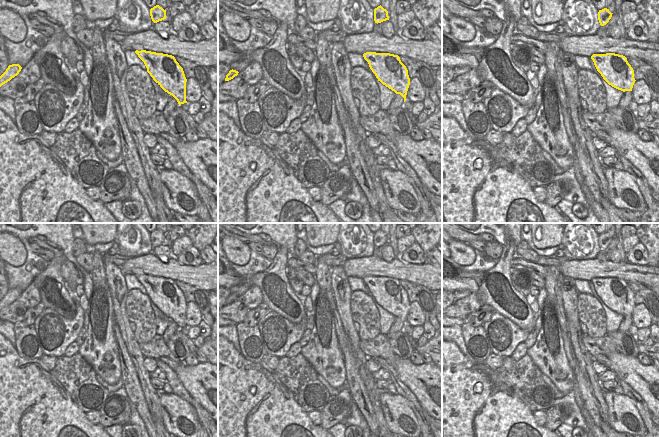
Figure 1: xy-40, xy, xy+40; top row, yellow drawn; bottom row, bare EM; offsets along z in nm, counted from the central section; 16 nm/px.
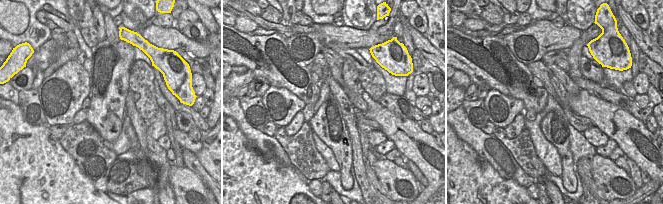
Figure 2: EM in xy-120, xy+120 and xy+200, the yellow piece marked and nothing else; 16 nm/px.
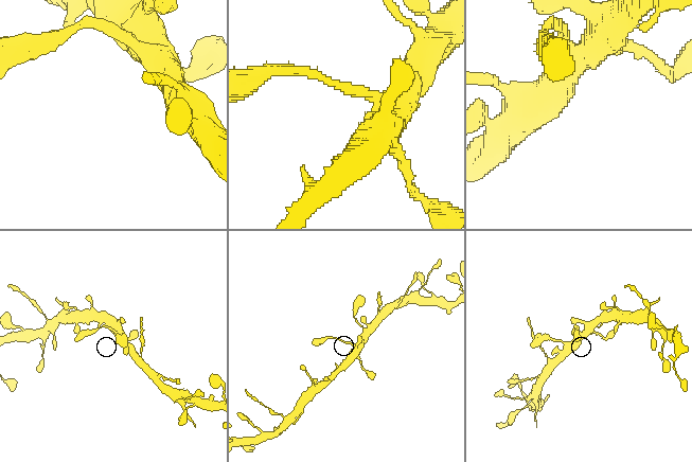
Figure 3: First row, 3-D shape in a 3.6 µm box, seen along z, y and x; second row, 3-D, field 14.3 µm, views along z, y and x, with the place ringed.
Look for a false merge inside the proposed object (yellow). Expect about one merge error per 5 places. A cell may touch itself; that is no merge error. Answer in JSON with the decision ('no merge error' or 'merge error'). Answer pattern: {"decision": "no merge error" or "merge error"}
{"decision": "no merge error"}

